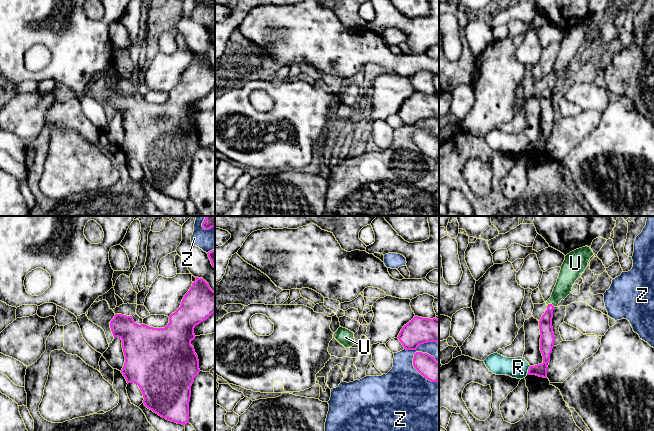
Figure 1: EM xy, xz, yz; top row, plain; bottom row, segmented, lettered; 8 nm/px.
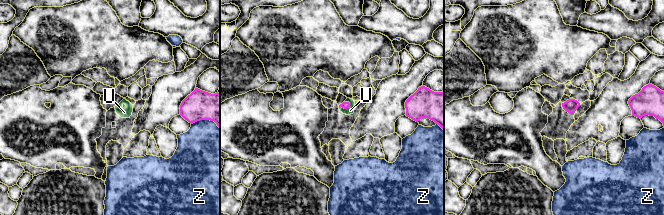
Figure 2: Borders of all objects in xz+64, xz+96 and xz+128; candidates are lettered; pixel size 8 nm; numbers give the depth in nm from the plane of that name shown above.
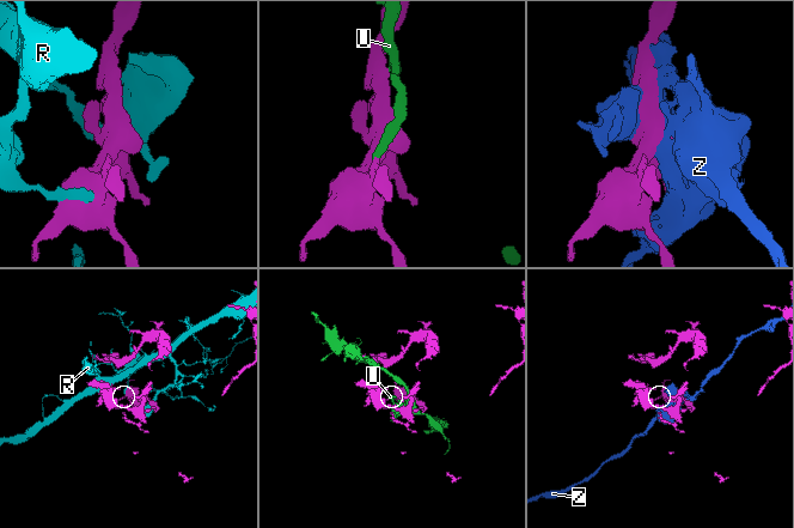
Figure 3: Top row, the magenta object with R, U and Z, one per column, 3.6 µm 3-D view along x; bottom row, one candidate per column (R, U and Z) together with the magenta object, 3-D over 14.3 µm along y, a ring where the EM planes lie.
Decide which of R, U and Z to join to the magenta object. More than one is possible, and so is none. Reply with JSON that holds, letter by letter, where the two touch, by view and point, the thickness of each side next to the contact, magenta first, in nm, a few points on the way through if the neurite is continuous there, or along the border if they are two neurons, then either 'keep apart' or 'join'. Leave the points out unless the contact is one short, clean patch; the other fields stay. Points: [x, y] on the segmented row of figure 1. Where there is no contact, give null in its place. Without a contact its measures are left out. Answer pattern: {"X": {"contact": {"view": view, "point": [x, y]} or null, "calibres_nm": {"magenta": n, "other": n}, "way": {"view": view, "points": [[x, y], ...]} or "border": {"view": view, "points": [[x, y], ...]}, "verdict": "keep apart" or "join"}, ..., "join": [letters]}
{"R": {"contact": {"view": "yz", "point": [528, 370]}, "calibres_nm": {"magenta": 110, "other": 160}, "verdict": "keep apart"}, "U": {"contact": {"view": "yz", "point": [551, 304]}, "calibres_nm": {"magenta": 110, "other": 140}, "verdict": "join"}, "Z": {"contact": {"view": "xz", "point": [413, 365]}, "calibres_nm": {"magenta": 170, "other": 420}, "verdict": "keep apart"}, "join": ["U"]}

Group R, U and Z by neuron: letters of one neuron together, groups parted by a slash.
R / U / Z

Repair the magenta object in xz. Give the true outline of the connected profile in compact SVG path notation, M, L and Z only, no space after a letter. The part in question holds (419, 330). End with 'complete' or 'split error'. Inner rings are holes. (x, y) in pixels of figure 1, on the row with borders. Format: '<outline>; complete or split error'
M414 316L403 326L397 338L406 350L416 350L428 342L439 344L439 319Z; complete

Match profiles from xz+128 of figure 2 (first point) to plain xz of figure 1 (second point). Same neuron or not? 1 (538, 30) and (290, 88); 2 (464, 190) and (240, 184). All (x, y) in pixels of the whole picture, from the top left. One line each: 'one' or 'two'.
1: two
2: two

